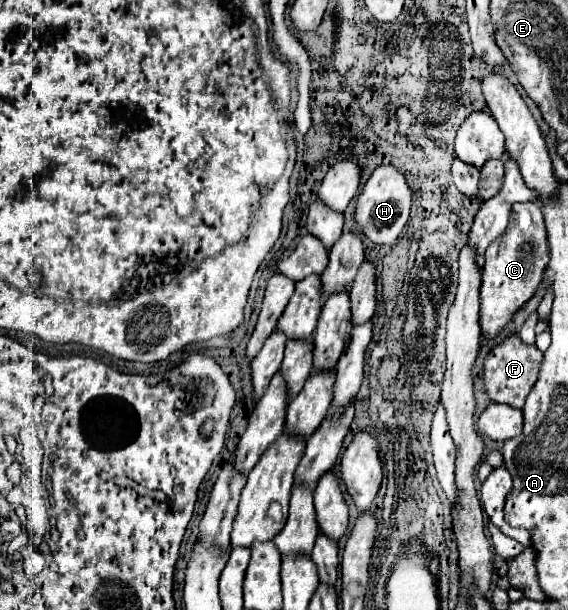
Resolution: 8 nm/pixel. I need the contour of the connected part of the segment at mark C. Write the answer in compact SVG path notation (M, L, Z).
M534 202L514 206L508 228L486 250L486 266L482 268L480 288L480 330L484 340L500 336L514 314L534 296L548 266L548 254L548 236L546 226L542 224L540 206Z

